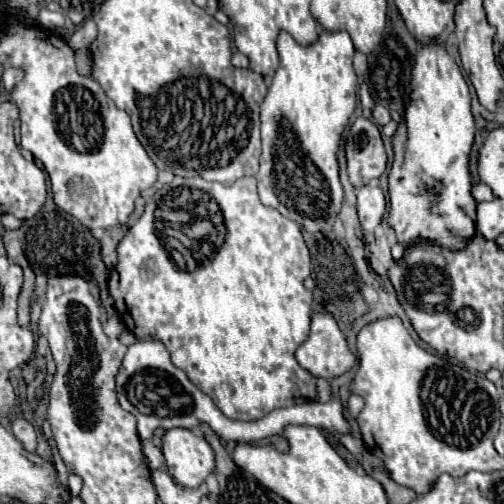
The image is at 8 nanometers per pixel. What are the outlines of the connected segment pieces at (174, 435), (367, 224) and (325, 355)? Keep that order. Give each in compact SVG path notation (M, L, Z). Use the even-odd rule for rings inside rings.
M185 428L167 430L163 436L165 464L183 488L197 488L215 468L215 456L205 438Z
M367 184L357 190L357 212L359 212L361 226L367 232L373 232L381 224L385 206L387 204L385 204L383 190L377 184Z
M313 314L309 338L295 352L297 362L317 378L337 378L349 372L357 358L331 314Z

